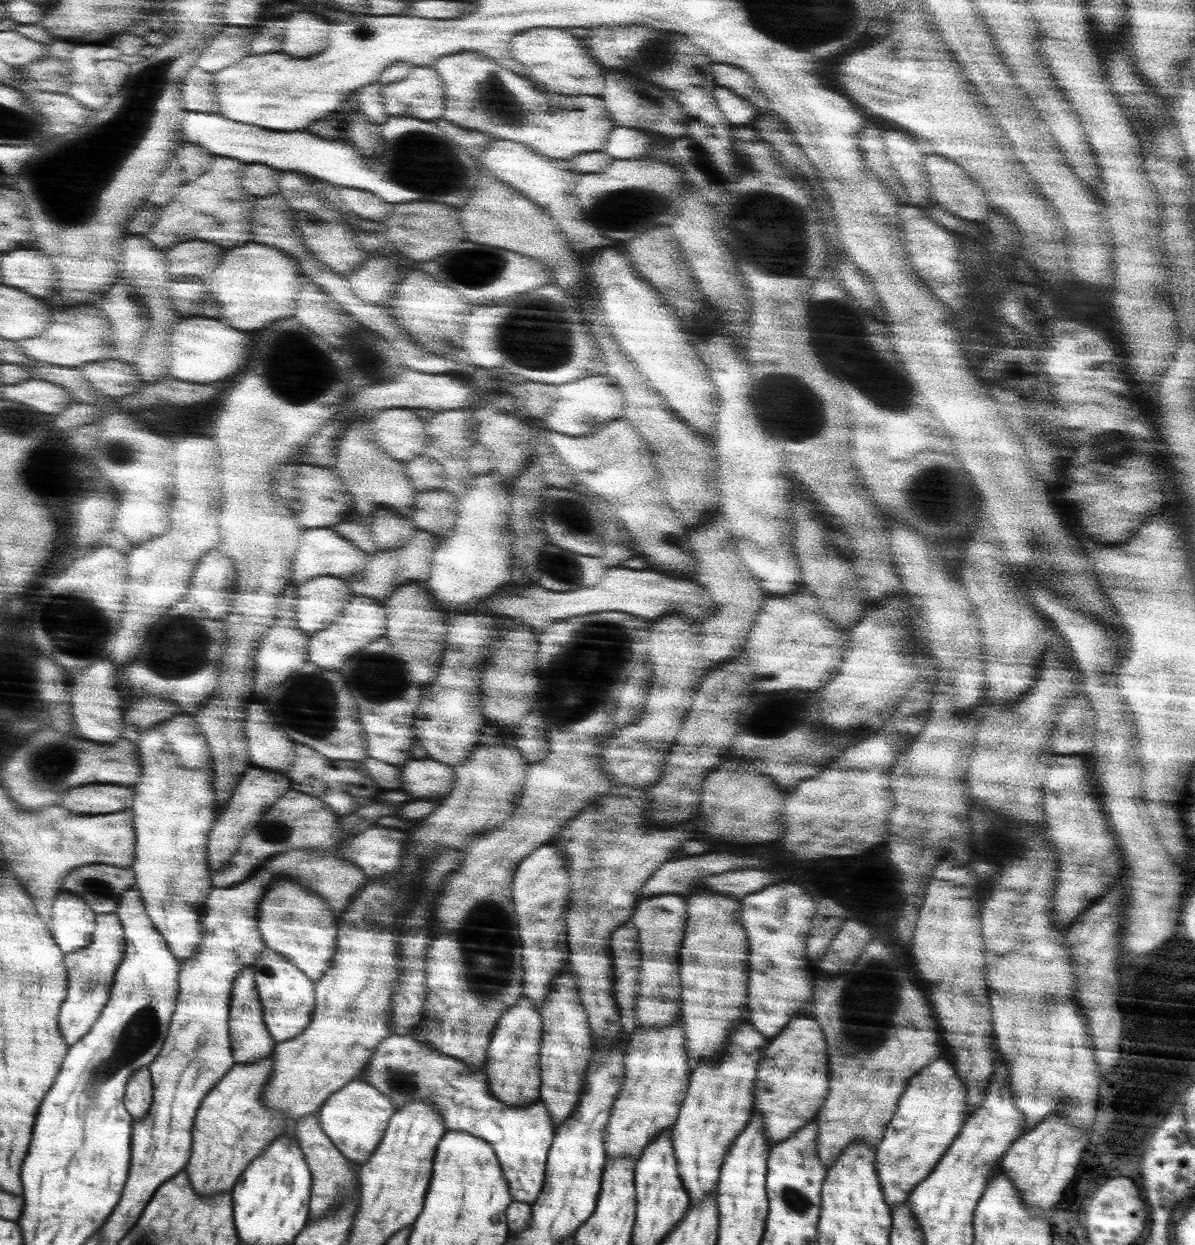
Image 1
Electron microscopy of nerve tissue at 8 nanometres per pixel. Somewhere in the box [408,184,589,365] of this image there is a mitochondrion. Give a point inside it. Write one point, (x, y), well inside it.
(476, 266)

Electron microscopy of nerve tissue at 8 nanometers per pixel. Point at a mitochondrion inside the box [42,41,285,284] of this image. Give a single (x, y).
(143, 93)

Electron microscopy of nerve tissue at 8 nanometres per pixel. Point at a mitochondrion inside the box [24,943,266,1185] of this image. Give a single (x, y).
(142, 1031)

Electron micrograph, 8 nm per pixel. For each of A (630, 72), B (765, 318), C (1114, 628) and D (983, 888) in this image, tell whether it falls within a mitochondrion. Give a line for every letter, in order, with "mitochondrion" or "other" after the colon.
A: other
B: other
C: other
D: other

